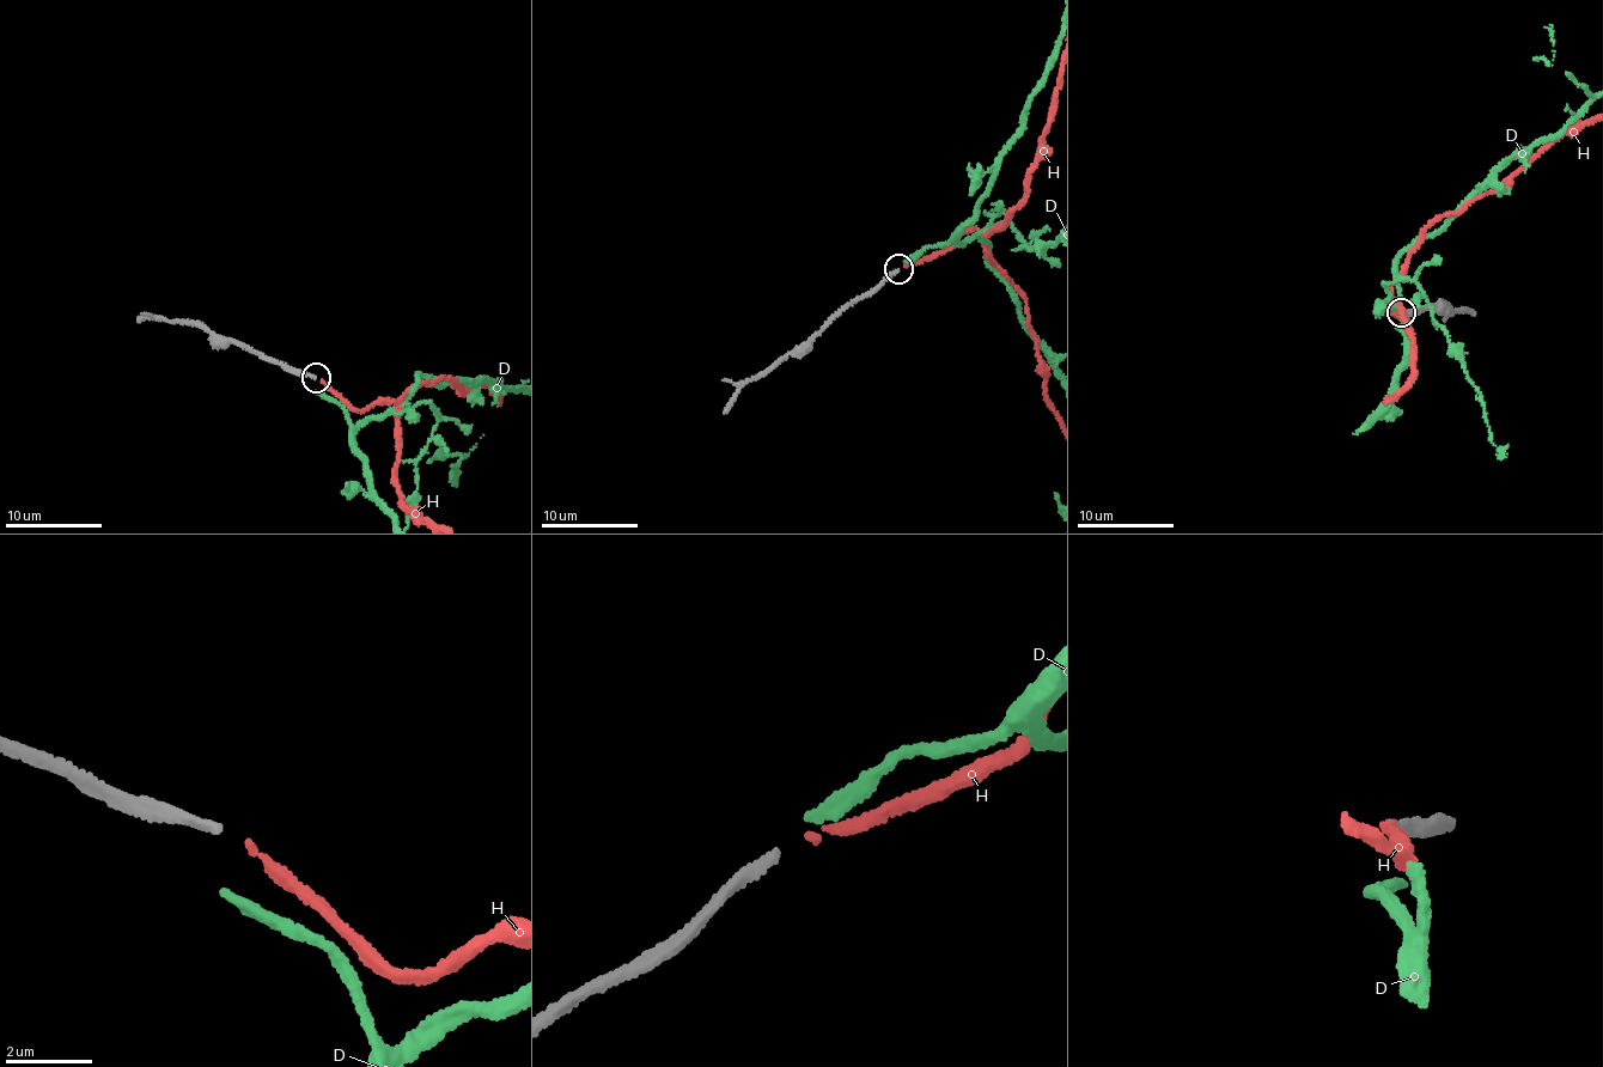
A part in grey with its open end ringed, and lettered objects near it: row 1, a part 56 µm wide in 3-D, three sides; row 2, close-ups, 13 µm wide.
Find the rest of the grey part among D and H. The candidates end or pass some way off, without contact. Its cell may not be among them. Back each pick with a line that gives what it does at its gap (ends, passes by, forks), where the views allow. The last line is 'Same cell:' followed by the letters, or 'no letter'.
H: it ends
Same cell: H

